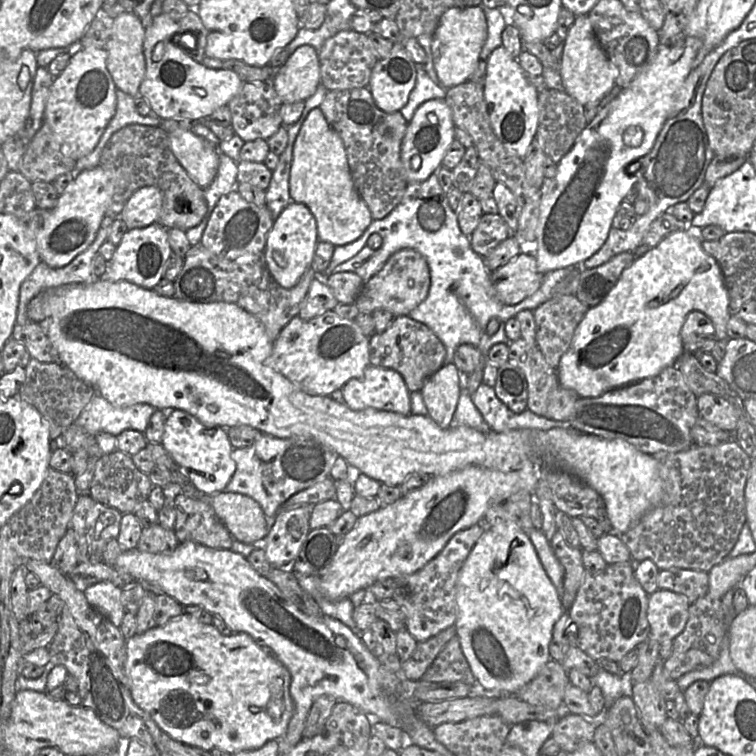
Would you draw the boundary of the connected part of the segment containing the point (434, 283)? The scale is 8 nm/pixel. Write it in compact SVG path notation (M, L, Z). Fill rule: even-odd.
M432 174L423 182L408 182L401 202L385 218L373 220L363 234L375 233L380 234L383 239L383 245L379 249L366 245L354 257L336 266L333 272L353 272L366 283L383 269L388 259L397 251L412 248L421 253L429 266L430 288L425 300L408 316L427 325L441 340L446 349L444 364L452 363L456 348L465 343L476 346L486 356L485 362L480 362L472 373L462 375L461 388L466 389L470 395L482 383L490 348L496 343L510 343L505 332L505 322L522 310L535 310L546 302L552 297L555 286L573 268L581 266L548 271L543 275L540 288L532 296L515 305L503 304L497 299L491 283L492 271L472 249L470 237L461 231L458 216L451 209L437 174ZM492 318L498 318L501 322L497 332L489 335L487 324Z

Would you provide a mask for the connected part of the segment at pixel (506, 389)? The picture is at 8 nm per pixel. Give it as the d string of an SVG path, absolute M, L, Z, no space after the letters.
M507 361L498 368L494 390L497 397L514 413L522 413L527 409L527 379L515 363Z

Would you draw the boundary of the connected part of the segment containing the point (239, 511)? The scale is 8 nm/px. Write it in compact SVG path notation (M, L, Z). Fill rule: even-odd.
M220 492L215 495L201 495L200 499L210 502L233 539L261 544L267 537L270 520L251 497L240 493Z

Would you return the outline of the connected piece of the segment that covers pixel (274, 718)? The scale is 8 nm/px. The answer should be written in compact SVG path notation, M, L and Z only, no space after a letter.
M183 612L162 626L155 626L142 634L136 634L126 640L126 659L124 671L129 680L132 698L139 708L147 712L158 727L173 740L200 748L205 751L221 749L234 755L240 751L255 750L270 740L279 740L288 730L288 725L294 714L294 702L290 695L291 674L289 670L274 656L262 648L250 635L236 633L230 636L222 635L216 627L204 624L194 615Z

